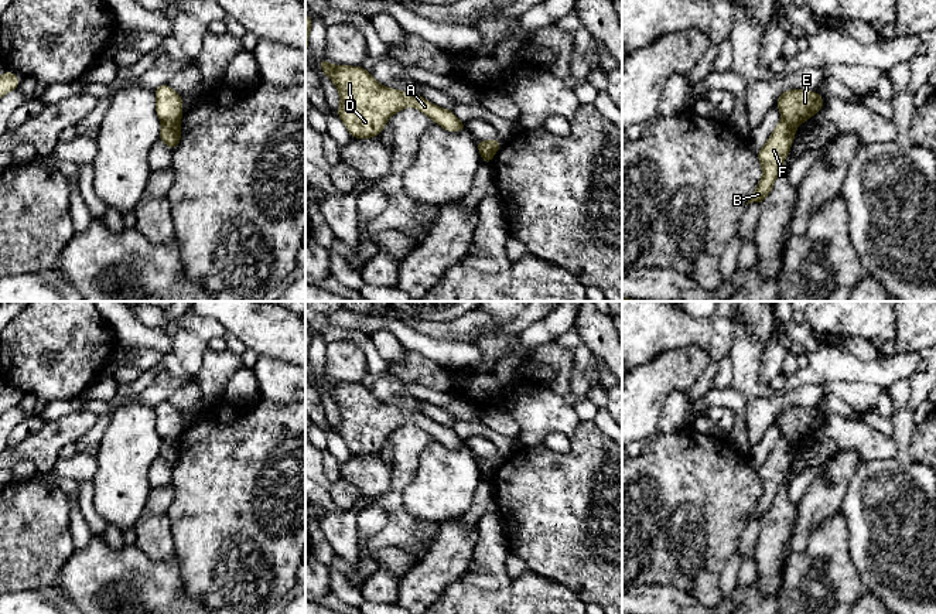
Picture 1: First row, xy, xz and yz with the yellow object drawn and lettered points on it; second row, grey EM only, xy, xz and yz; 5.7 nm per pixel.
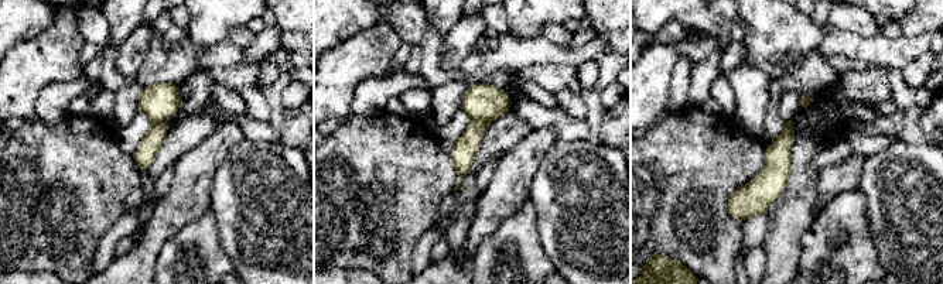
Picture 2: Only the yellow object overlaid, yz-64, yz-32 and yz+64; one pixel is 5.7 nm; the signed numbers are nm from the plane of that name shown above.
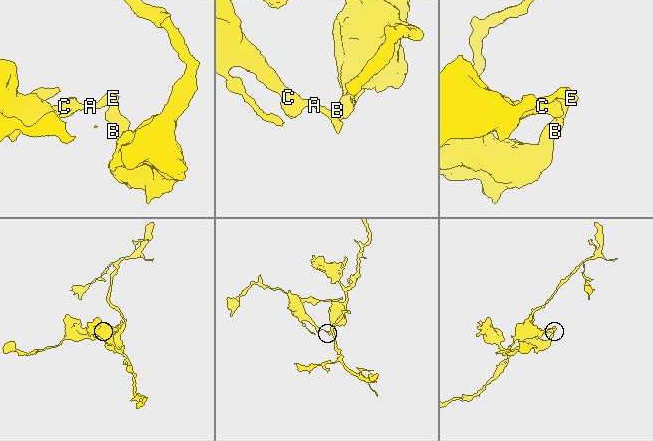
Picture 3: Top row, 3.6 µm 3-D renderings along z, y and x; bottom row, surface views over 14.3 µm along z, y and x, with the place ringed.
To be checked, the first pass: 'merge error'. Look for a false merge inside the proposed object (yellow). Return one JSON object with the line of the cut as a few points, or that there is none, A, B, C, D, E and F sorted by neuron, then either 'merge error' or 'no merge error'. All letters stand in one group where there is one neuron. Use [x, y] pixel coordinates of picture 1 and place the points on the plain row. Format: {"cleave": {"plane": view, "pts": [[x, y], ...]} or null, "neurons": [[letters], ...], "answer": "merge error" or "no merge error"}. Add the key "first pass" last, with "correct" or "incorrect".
{"cleave": {"plane": "xy", "pts": [[178, 437], [166, 437], [163, 440]]}, "neurons": [["A", "C", "D", "E"], ["B", "F"]], "answer": "merge error", "first pass": "correct"}

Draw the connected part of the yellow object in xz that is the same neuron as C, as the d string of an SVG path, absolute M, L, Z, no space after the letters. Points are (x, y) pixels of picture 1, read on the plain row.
M325 373L317 381L339 409L341 424L335 430L353 456L379 453L389 434L409 423L419 426L448 448L468 447L451 426L435 423L414 409L386 405L362 382L329 382Z

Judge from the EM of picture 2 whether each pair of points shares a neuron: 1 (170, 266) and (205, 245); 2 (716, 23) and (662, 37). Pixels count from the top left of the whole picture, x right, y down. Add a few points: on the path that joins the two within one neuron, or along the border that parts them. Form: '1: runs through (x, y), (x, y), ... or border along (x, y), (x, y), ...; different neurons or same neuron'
1: runs through (178, 266), (183, 266), (197, 252); same neuron
2: border along (689, 30), (676, 21), (668, 21), (655, 34); different neurons

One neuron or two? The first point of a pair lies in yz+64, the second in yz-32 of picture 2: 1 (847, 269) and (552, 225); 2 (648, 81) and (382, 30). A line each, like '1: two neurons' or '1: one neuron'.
1: two neurons
2: one neuron

